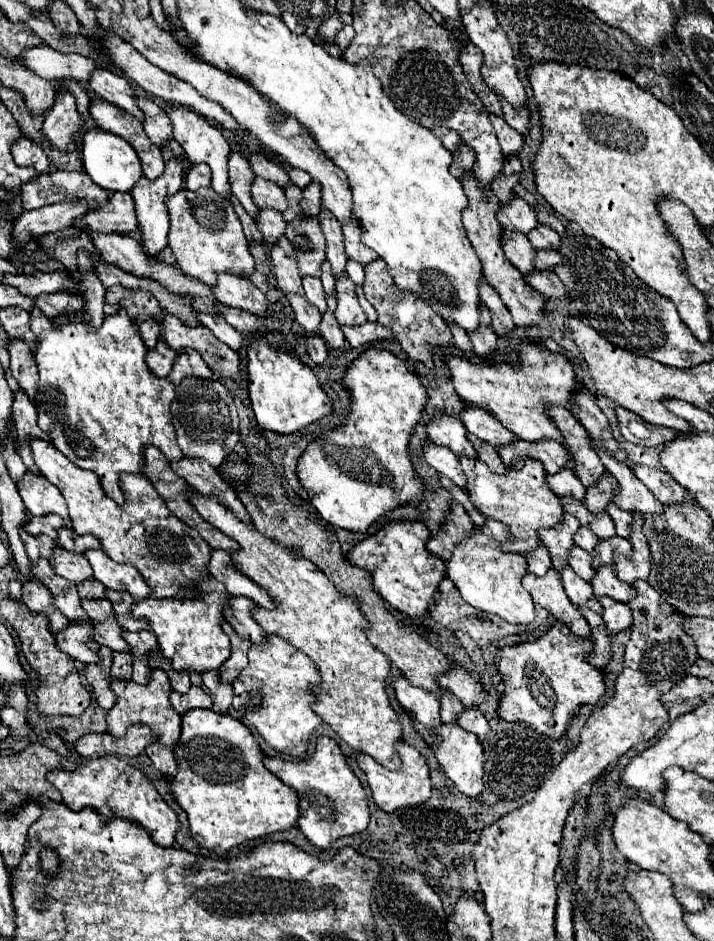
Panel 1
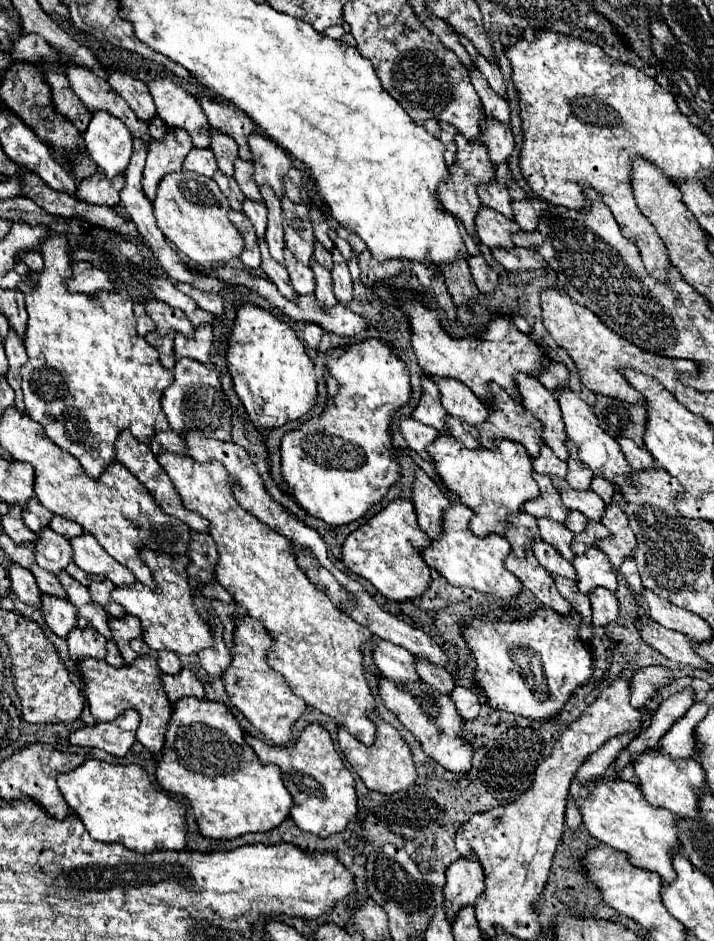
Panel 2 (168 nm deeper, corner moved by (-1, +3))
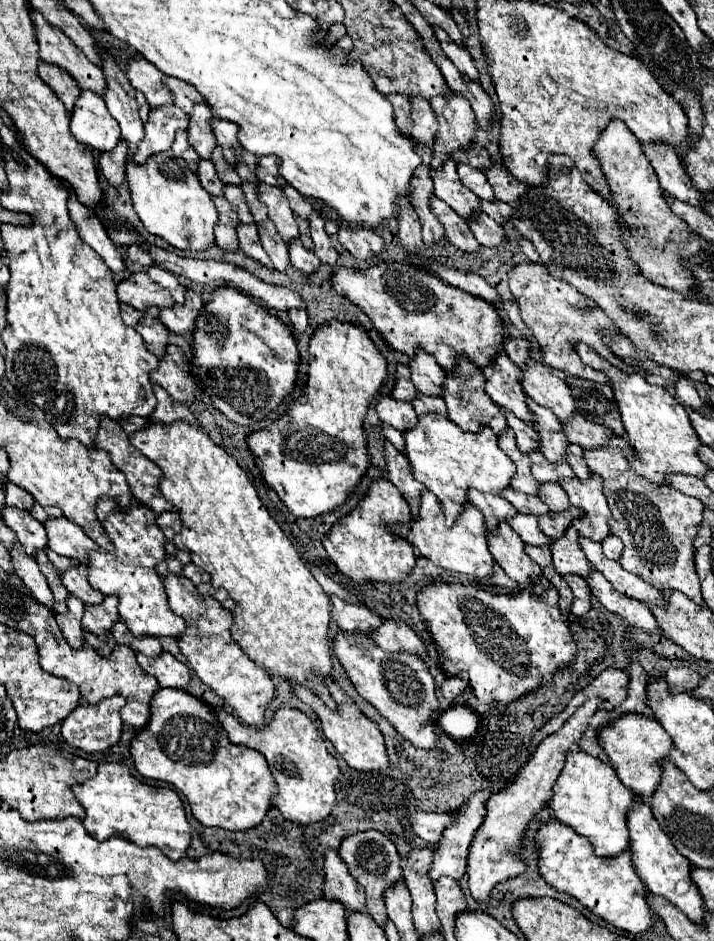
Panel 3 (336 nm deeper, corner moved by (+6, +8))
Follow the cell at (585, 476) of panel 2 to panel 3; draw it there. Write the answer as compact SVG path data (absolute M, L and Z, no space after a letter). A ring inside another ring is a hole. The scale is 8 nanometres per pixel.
M528 398L528 406L536 416L536 428L540 434L540 452L546 456L548 462L552 464L562 464L566 460L566 448L568 448L568 438L562 430L562 424L558 418L548 410L538 406L532 398Z

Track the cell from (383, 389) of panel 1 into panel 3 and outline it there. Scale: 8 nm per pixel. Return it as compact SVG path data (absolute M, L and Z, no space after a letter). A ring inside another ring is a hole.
M332 320L314 332L308 350L310 368L304 394L292 402L292 408L282 418L248 436L248 446L256 456L256 464L262 470L264 482L274 488L288 510L300 518L316 518L340 508L350 498L350 494L354 494L356 486L366 476L366 470L370 470L362 422L370 402L378 396L388 378L386 358L378 352L362 326Z

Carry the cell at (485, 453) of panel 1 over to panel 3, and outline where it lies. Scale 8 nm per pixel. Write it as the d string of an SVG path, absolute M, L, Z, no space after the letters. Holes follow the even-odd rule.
M418 394L414 400L416 414L436 414L436 416L448 416L448 410L444 406L444 400L440 396L426 396Z

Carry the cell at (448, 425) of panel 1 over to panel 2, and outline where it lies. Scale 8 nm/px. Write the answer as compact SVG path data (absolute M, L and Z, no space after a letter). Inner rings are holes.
M429 377L421 379L421 387L423 387L421 399L417 407L413 409L411 417L435 427L439 433L447 433L445 431L445 411L441 403L437 403L437 387L433 387L433 381Z

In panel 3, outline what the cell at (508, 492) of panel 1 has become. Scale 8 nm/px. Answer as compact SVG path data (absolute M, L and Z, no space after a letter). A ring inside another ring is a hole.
M420 416L418 426L408 430L404 440L414 478L438 496L448 524L454 522L454 518L462 512L462 506L466 506L466 494L470 488L500 494L510 486L510 480L516 474L514 462L510 462L510 458L498 448L498 436L490 428L480 432L464 432L446 418Z

